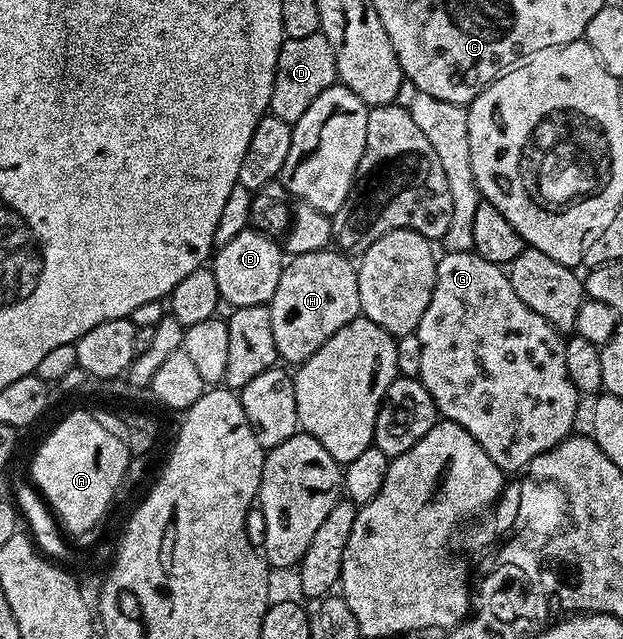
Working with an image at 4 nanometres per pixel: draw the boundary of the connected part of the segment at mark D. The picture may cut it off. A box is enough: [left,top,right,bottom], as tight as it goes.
[269,32,337,124]

